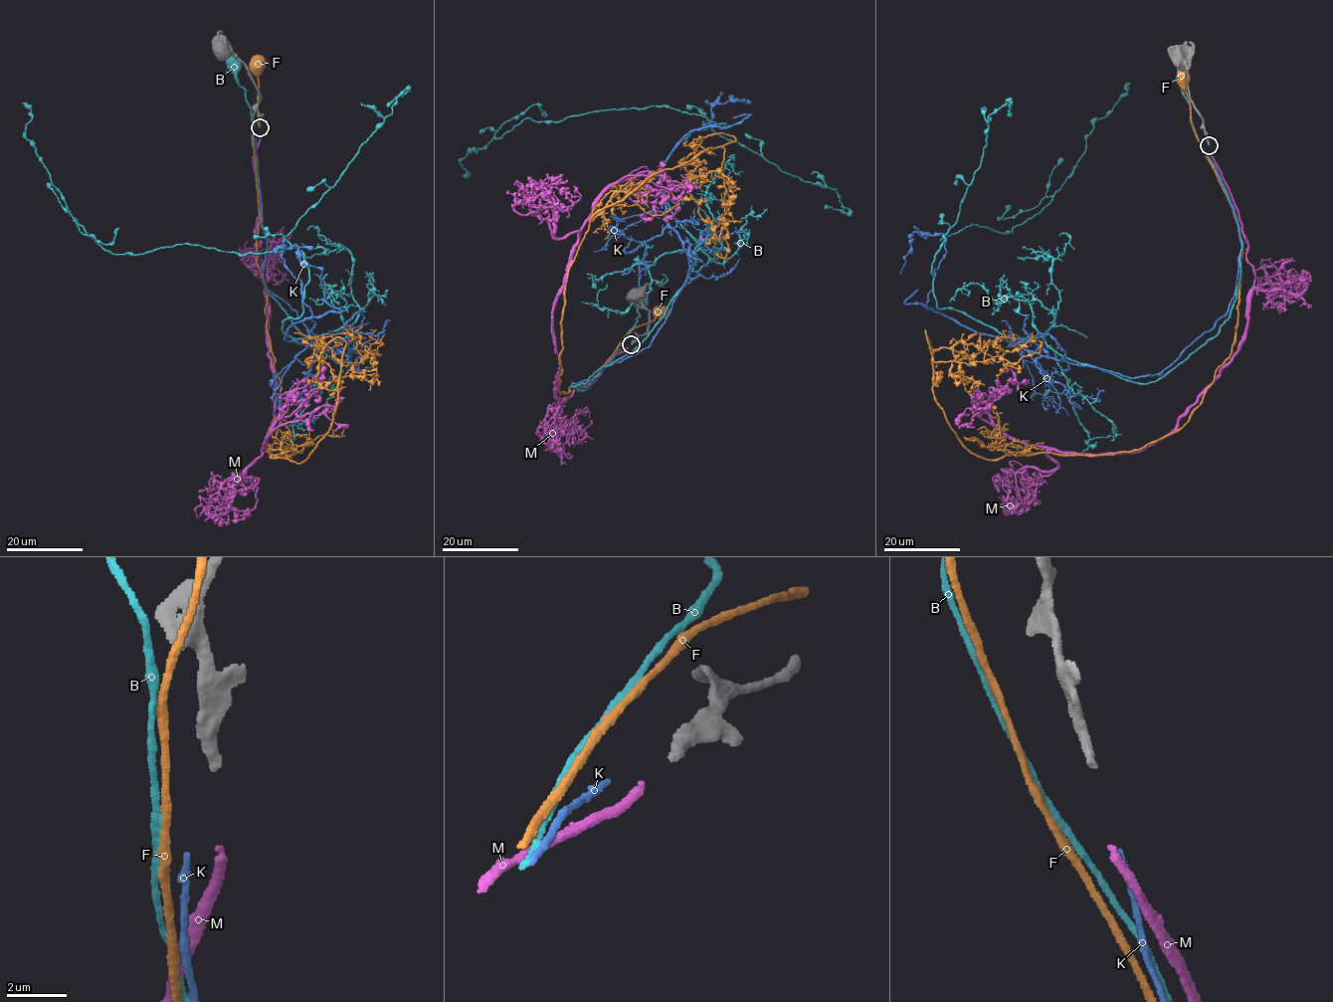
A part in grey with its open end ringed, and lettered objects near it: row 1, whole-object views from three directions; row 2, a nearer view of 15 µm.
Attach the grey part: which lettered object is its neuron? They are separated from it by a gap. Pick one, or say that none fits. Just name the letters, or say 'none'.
M

